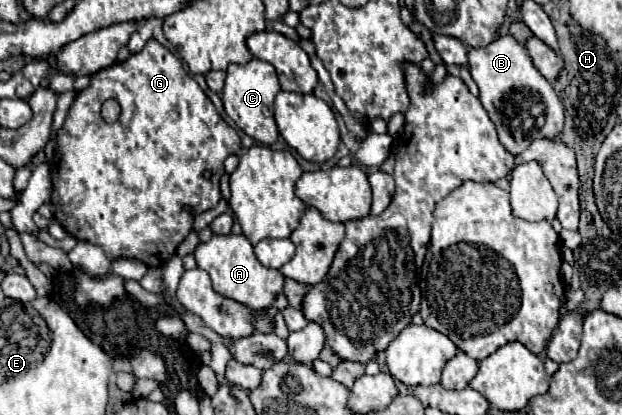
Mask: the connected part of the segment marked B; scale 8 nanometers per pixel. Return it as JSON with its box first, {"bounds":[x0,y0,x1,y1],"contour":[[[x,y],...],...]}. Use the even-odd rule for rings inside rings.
{"bounds":[467,34,563,156],"contour":[[[503,34],[483,48],[469,48],[467,64],[469,64],[471,78],[475,80],[475,84],[479,88],[479,100],[481,100],[483,108],[487,110],[491,122],[495,124],[499,140],[507,152],[511,152],[513,156],[519,156],[525,150],[525,146],[531,144],[535,138],[557,138],[559,136],[559,132],[563,128],[563,104],[561,104],[559,96],[555,94],[551,82],[547,78],[543,78],[543,74],[539,74],[539,70],[535,70],[525,46],[519,44],[511,34]],[[513,90],[523,90],[527,94],[535,94],[545,104],[545,124],[539,126],[539,132],[533,128],[527,134],[523,134],[521,138],[515,138],[511,126],[505,124],[505,120],[503,120],[505,118],[505,96]]]}

